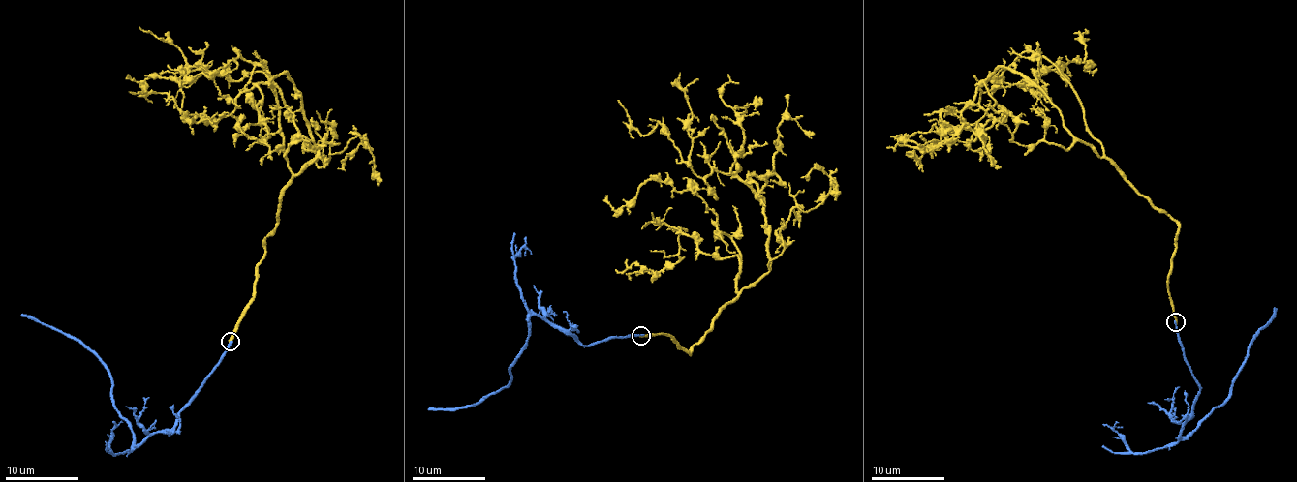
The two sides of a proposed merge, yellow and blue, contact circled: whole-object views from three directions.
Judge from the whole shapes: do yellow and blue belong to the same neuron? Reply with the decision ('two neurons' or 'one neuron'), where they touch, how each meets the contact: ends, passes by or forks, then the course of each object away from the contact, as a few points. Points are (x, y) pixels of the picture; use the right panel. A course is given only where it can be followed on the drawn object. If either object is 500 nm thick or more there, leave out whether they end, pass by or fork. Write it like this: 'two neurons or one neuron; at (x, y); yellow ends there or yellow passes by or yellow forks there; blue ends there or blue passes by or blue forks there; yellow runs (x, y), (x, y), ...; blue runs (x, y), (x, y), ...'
two neurons; at (1176, 321); yellow ends there; blue ends there; yellow runs (1175, 321), (1179, 225), (1040, 89), (999, 68), (978, 126), (948, 127), (955, 108), (924, 114); blue runs (1175, 321), (1185, 360), (1199, 390), (1180, 435), (1183, 436), (1226, 399), (1254, 337), (1276, 308)

